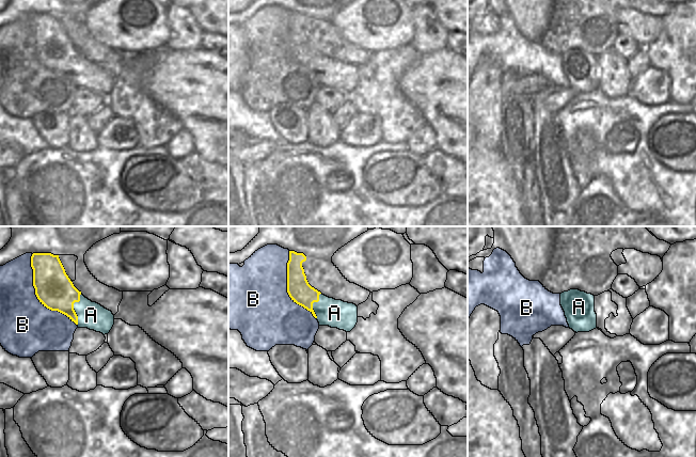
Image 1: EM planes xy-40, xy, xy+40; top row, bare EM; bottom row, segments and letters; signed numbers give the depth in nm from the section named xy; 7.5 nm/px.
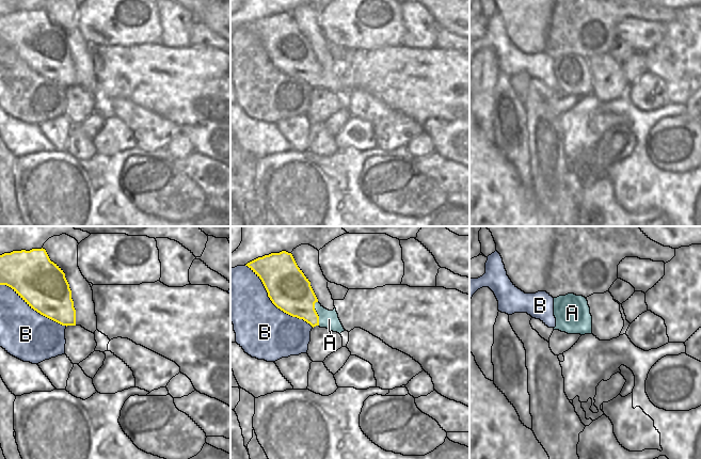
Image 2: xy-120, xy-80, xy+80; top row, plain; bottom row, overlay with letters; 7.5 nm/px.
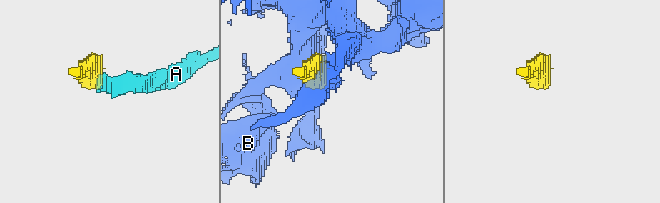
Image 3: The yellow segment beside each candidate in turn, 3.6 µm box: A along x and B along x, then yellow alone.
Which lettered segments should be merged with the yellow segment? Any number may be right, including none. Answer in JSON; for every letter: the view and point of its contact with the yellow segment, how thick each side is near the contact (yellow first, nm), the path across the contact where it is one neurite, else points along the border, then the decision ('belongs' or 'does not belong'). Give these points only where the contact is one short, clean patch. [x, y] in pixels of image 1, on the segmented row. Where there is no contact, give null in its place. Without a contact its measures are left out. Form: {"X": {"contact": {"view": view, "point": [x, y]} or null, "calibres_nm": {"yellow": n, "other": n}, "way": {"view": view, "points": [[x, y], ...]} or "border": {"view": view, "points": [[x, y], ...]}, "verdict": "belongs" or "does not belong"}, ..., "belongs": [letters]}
{"A": {"contact": {"view": "xy-40", "point": [73, 309]}, "calibres_nm": {"yellow": 280, "other": 200}, "border": {"view": "xy-40", "points": [[81, 294], [80, 299], [74, 303], [77, 325]]}, "verdict": "does not belong"}, "B": {"contact": {"view": "xy-40", "point": [36, 296]}, "calibres_nm": {"yellow": 280, "other": 400}, "verdict": "does not belong"}, "belongs": []}

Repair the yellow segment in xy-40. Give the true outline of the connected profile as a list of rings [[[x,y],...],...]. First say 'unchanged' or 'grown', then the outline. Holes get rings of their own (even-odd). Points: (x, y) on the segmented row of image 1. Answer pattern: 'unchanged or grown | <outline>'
unchanged | [[[33,253],[33,286],[39,302],[51,311],[66,315],[78,325],[74,303],[80,301],[79,291],[68,278],[59,258],[51,253]]]

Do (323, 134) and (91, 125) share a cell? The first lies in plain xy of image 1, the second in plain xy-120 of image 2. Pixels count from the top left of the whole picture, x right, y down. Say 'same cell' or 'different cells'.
different cells

